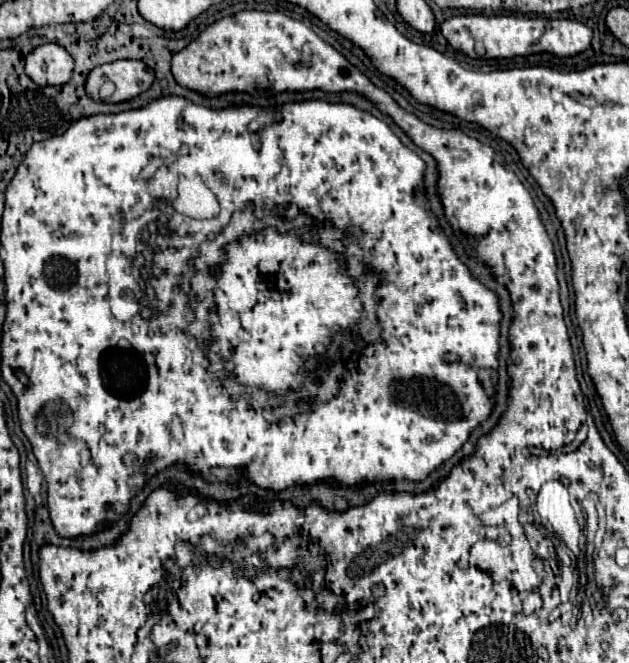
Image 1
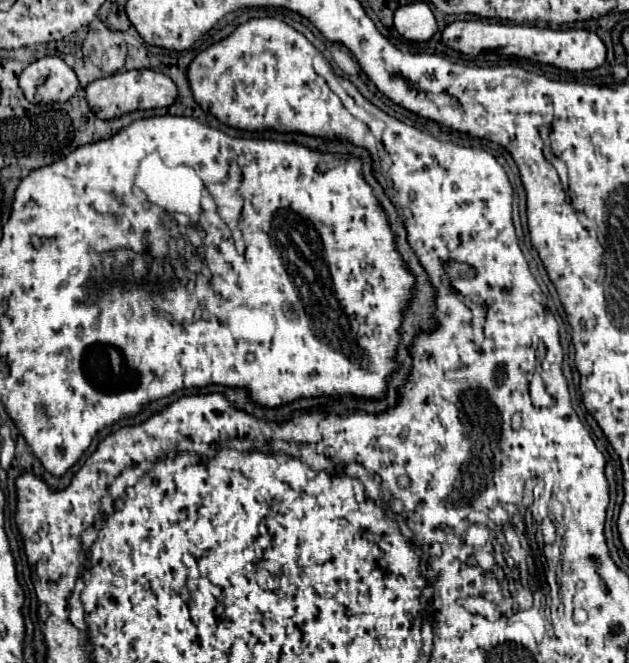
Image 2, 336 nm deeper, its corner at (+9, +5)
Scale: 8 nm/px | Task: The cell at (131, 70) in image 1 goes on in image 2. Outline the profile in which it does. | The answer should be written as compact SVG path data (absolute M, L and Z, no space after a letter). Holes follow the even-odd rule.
M139 69L139 71L125 71L125 73L115 73L109 77L95 79L95 83L87 85L85 99L95 109L95 115L99 119L111 119L111 117L121 117L129 111L135 109L155 109L155 107L169 107L177 99L177 87L175 83L153 69Z

